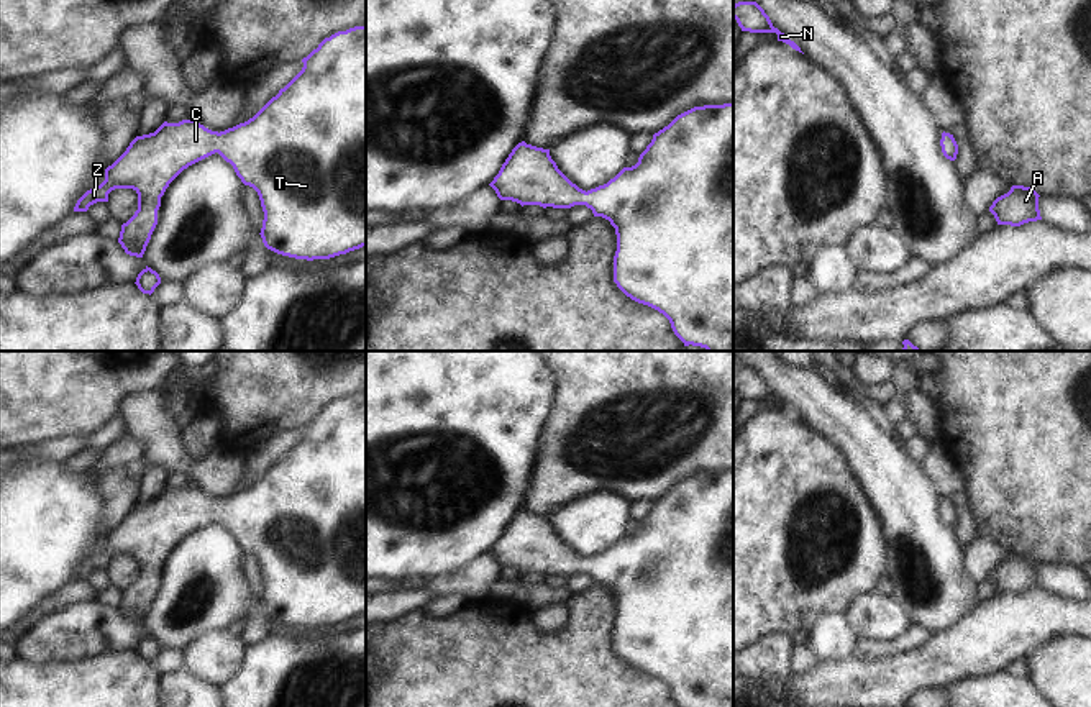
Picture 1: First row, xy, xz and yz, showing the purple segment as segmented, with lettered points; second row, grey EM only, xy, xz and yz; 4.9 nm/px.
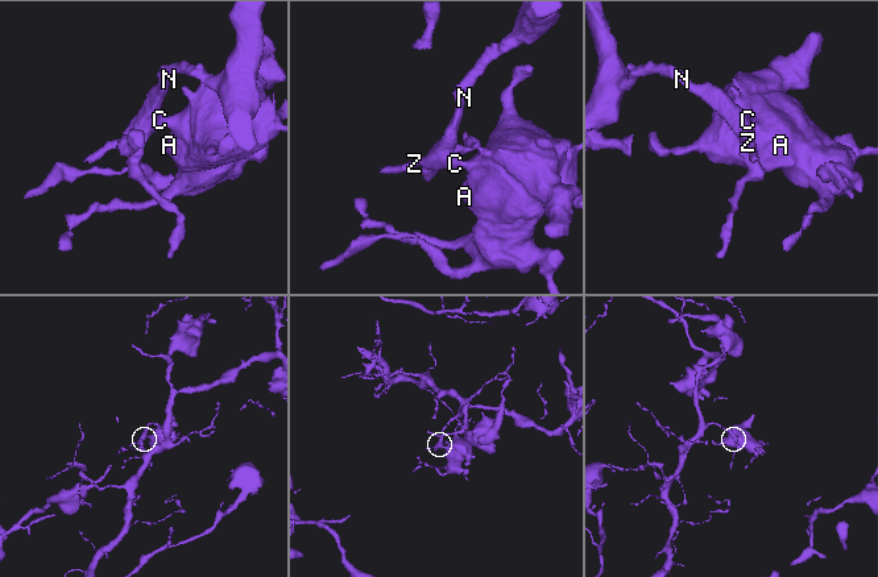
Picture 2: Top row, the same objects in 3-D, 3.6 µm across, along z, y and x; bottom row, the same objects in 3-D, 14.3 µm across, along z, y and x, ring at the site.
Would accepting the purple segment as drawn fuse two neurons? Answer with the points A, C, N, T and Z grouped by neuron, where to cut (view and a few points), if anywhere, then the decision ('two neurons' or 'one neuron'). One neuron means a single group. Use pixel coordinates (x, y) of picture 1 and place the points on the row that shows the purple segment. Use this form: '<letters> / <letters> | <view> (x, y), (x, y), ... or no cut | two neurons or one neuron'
A C N T Z | no cut | one neuron

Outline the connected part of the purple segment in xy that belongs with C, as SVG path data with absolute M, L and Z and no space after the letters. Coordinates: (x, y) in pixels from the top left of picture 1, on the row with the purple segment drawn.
M366 25L325 38L302 62L302 71L244 123L218 133L195 120L164 121L154 133L136 136L105 169L105 180L77 200L74 212L87 212L97 202L108 202L108 194L115 189L133 189L138 194L138 210L121 225L118 243L126 254L143 258L169 184L189 166L218 153L233 166L241 182L258 192L264 212L259 235L267 249L313 261L366 246Z

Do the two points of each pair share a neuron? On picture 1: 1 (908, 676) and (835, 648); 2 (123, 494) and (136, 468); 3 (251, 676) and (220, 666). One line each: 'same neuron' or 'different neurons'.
1: different neurons
2: same neuron
3: different neurons

